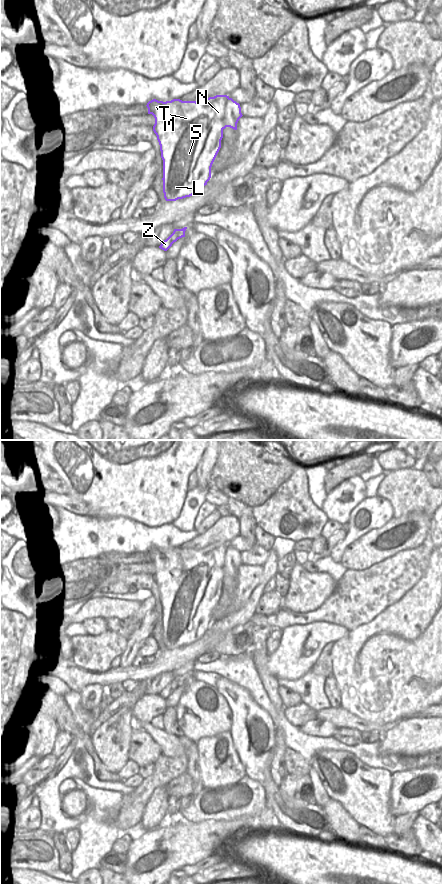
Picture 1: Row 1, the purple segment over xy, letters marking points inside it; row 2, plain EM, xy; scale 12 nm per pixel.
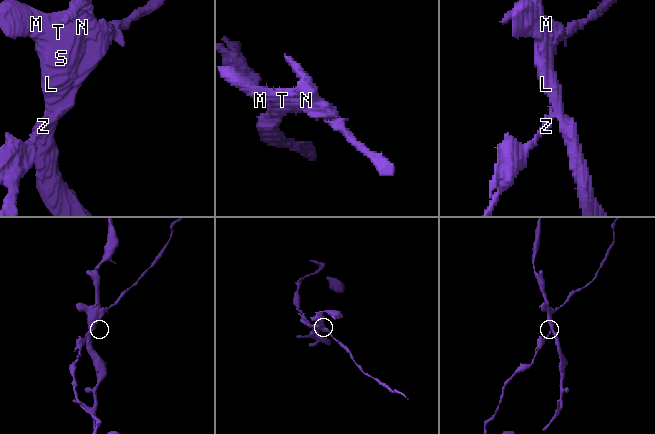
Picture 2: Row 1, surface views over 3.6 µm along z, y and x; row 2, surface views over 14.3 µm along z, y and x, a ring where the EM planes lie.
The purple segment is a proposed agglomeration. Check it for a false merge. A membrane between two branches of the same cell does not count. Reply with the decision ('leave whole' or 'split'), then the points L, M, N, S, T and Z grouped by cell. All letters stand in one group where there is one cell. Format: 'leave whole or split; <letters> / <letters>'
split; L M N S T / Z

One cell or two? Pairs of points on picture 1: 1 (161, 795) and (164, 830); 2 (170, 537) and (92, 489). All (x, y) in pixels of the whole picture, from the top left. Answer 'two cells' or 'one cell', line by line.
1: two cells
2: two cells

